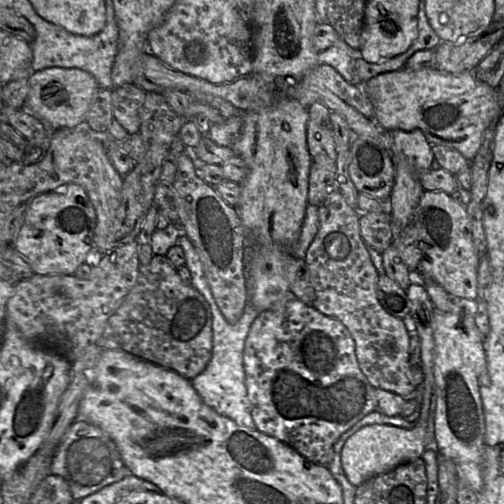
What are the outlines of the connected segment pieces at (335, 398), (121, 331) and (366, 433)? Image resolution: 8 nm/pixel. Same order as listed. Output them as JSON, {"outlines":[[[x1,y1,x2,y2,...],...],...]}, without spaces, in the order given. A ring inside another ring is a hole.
{"outlines":[[[291,297,282,309,258,314,251,325,244,348,244,369,251,414,256,429,295,449,307,460,328,466,339,437,368,413,377,410,376,388,361,371,355,342,348,329,312,305]],[[153,254,148,265,140,265,134,286,108,319,96,343,103,349,125,351,192,380,206,369,212,357,211,309,199,291,182,282,166,255]],[[372,424,362,427,347,439,341,451,341,465,350,483,358,487,401,463,420,458,424,450,424,430,421,426,404,429,386,424]]]}

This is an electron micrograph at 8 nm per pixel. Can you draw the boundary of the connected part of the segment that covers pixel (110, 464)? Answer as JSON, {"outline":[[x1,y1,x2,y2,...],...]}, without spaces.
{"outline":[[76,419,62,437,50,472,66,480,75,503,132,474,112,438,100,427,80,419]]}

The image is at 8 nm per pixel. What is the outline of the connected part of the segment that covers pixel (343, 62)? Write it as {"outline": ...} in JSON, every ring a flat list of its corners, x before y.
{"outline":[[342,38,330,48,318,52,320,64,332,66,348,83,361,86,361,80,355,69,355,61,358,57,361,57,361,51,350,47]]}

